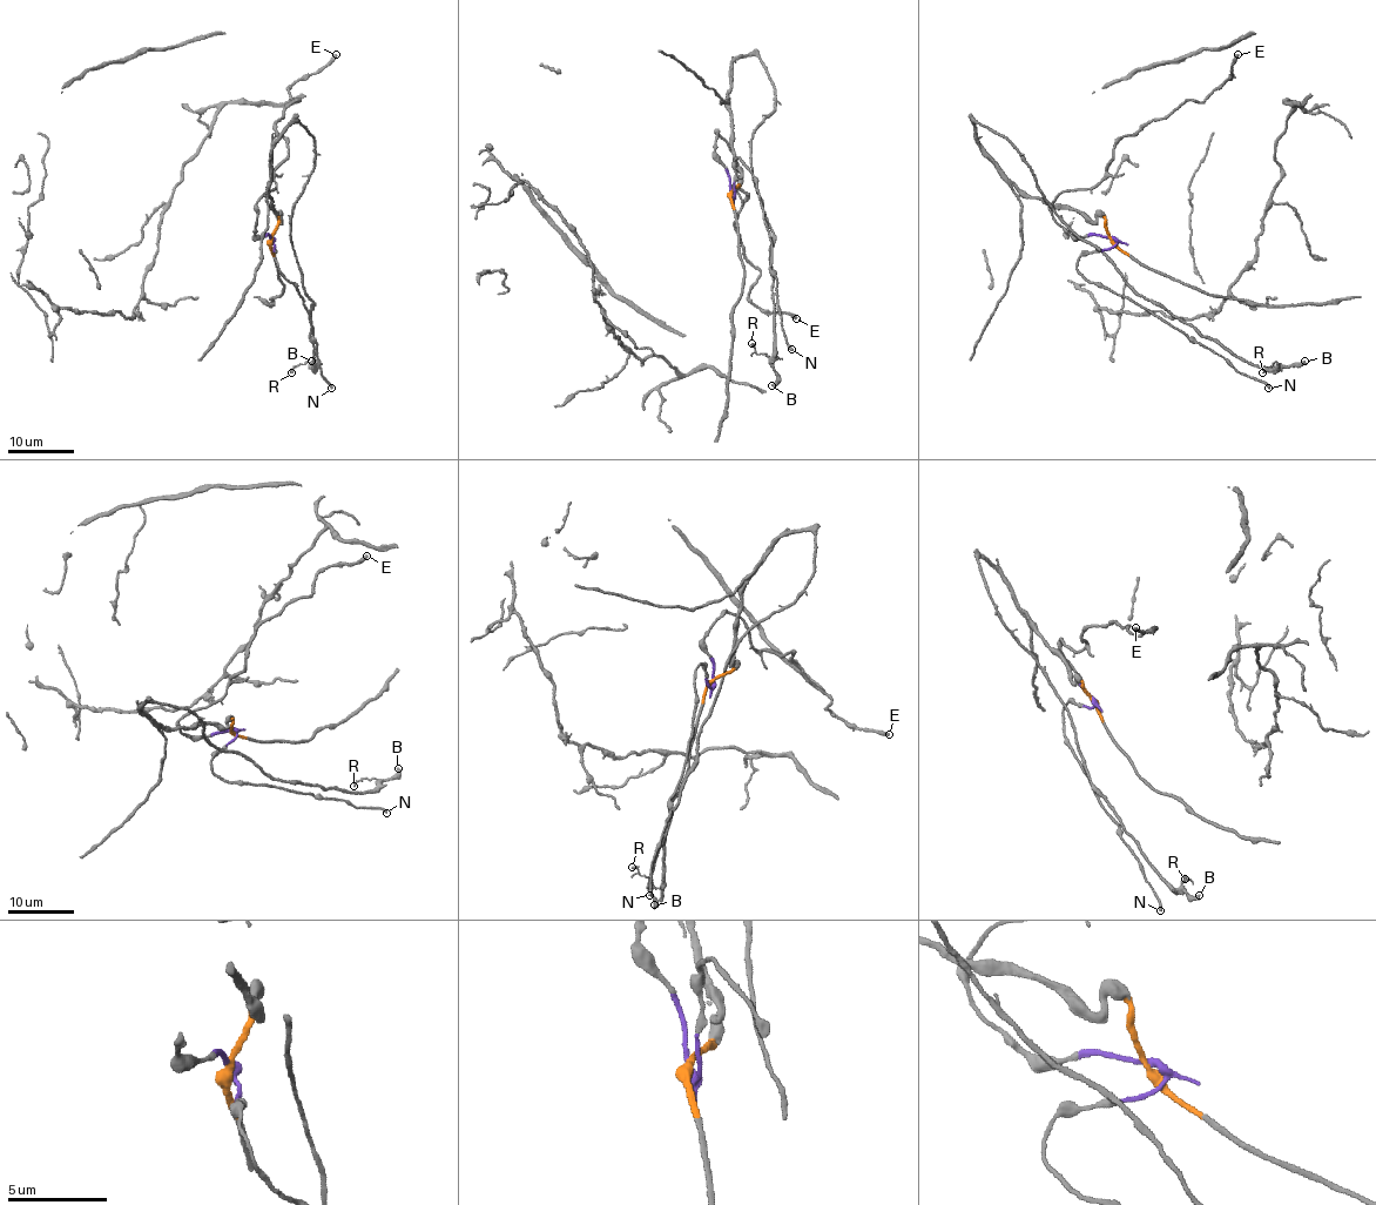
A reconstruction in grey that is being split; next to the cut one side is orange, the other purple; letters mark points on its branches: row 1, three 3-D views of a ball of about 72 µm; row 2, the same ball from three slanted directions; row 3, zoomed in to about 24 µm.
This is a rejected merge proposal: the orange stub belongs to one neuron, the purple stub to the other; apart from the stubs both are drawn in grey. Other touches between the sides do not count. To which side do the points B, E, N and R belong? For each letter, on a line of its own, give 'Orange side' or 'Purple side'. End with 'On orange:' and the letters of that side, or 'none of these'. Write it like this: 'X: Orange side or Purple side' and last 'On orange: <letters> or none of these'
B: Orange side
E: Purple side
N: Purple side
R: Orange side
On orange: B, R

